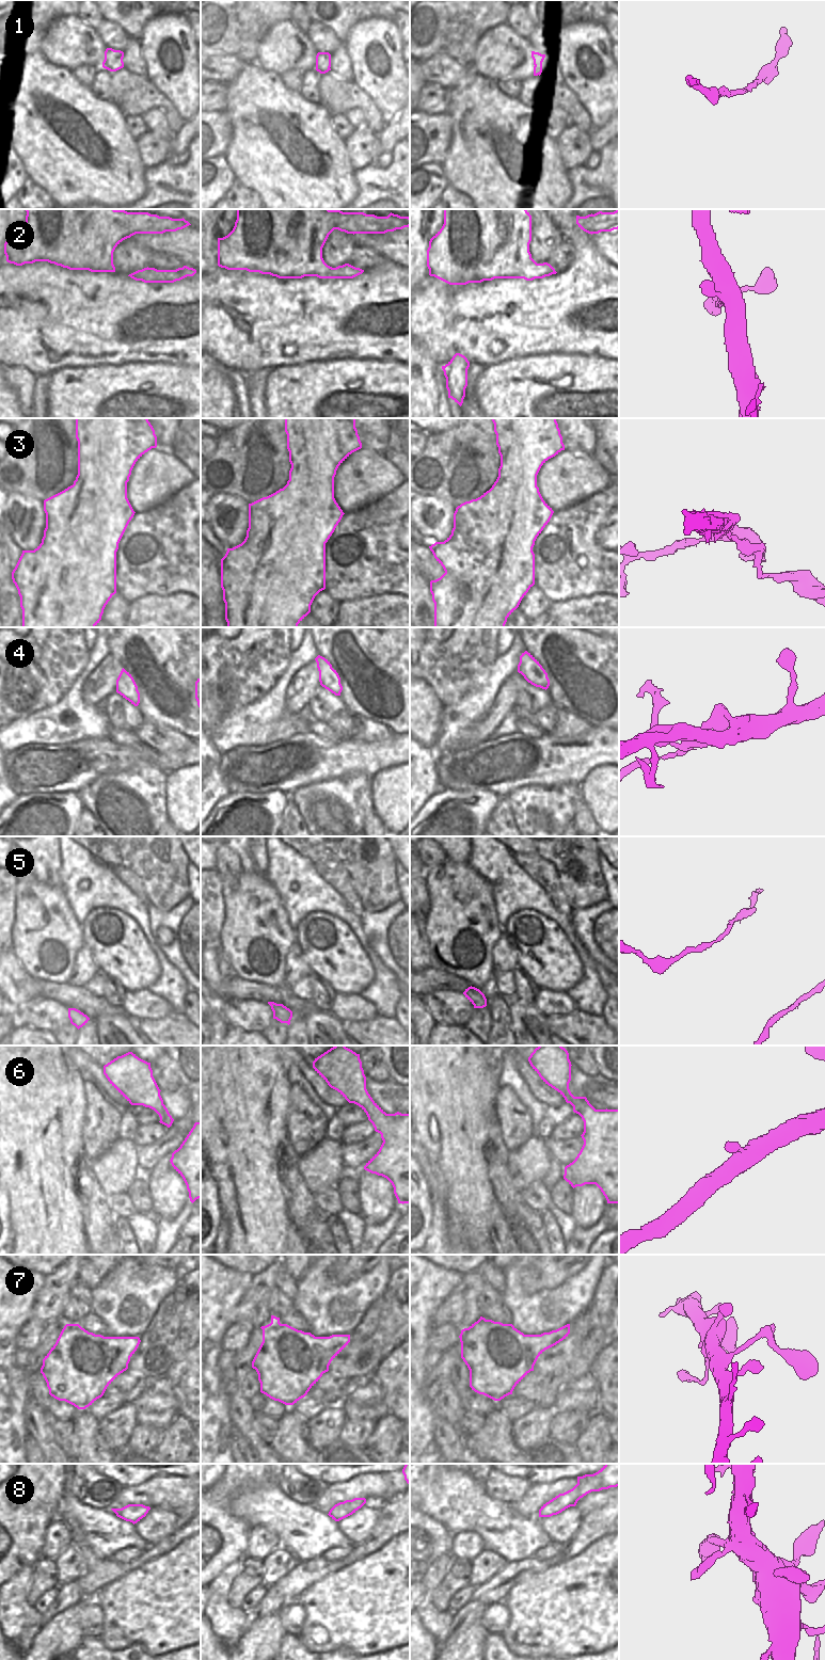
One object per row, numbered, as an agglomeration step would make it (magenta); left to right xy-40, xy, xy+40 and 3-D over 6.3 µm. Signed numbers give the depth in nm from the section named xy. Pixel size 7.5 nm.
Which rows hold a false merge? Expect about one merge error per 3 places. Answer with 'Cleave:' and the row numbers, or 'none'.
Cleave: 3, 4

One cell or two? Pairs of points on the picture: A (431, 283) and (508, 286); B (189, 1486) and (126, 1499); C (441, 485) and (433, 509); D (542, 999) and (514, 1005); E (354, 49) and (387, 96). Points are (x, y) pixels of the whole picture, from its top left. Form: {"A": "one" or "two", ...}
{"A": "one", "B": "one", "C": "two", "D": "two", "E": "one"}

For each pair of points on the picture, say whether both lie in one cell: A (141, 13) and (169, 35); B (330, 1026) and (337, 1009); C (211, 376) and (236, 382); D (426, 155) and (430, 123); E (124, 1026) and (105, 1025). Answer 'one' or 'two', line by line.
A: two
B: two
C: two
D: one
E: one

